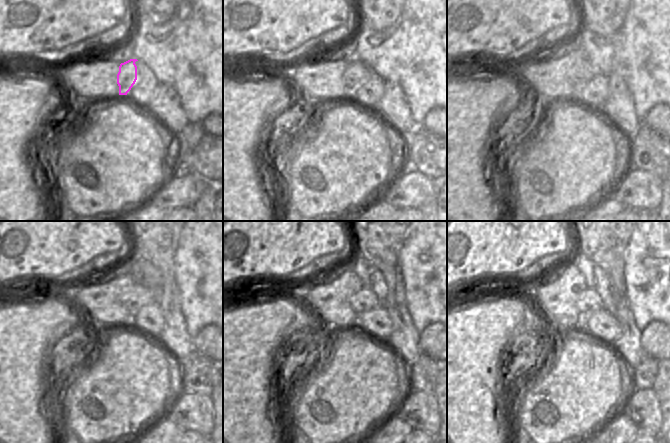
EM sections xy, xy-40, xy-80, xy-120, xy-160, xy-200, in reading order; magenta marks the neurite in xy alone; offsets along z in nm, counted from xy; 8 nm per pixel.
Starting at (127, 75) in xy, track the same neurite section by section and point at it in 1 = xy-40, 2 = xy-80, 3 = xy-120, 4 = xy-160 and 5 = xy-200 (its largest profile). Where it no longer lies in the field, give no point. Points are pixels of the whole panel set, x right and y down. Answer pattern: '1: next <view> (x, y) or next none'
1: next xy-40 (356, 73)
2: next xy-80 (582, 72)
3: next xy-120 (138, 296)
4: next xy-160 (364, 300)
5: next xy-200 (589, 302)

